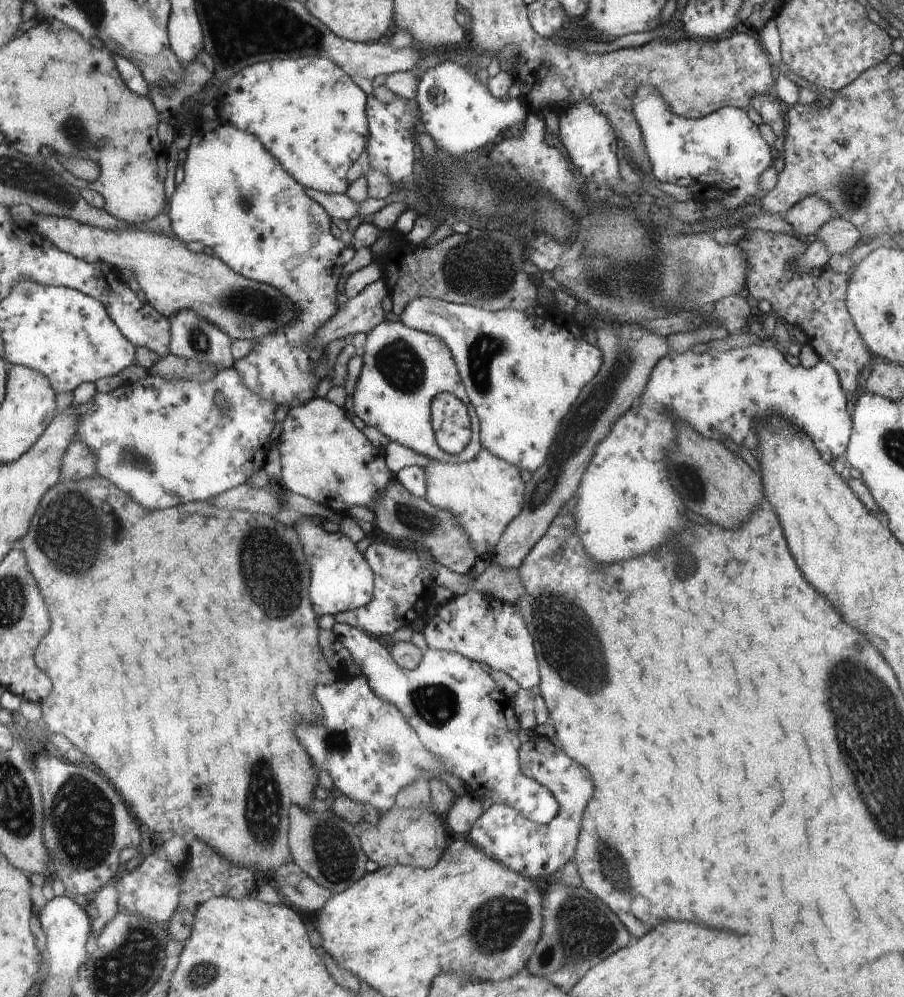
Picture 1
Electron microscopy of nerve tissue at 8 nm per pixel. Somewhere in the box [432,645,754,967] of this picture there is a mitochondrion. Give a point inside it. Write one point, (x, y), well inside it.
(494, 924)

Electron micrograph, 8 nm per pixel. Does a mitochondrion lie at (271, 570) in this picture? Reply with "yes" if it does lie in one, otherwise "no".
yes

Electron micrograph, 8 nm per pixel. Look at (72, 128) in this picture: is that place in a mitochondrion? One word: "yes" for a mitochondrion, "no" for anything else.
yes

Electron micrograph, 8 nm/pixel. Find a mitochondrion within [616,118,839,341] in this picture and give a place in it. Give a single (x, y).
(685, 268)

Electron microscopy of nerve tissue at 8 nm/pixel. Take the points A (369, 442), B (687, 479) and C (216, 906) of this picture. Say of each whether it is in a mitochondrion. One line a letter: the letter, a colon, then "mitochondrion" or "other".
A: other
B: mitochondrion
C: other

